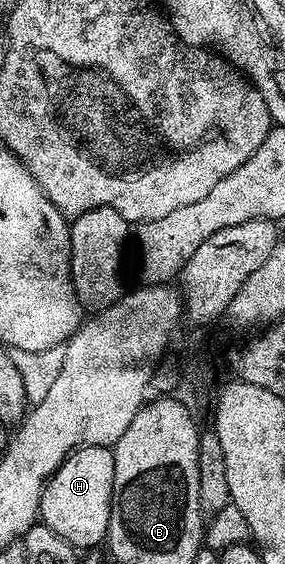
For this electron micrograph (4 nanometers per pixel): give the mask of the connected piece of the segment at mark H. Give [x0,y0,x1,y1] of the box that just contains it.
[40,446,114,548]

